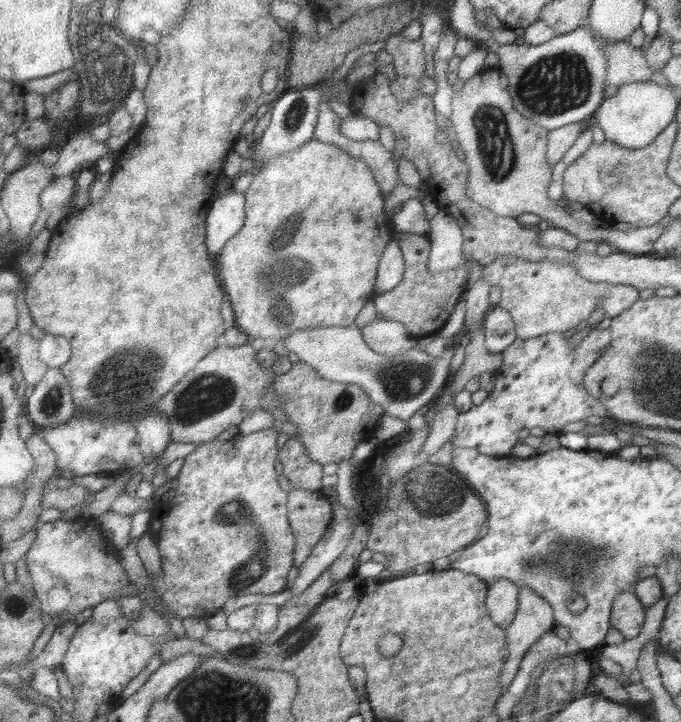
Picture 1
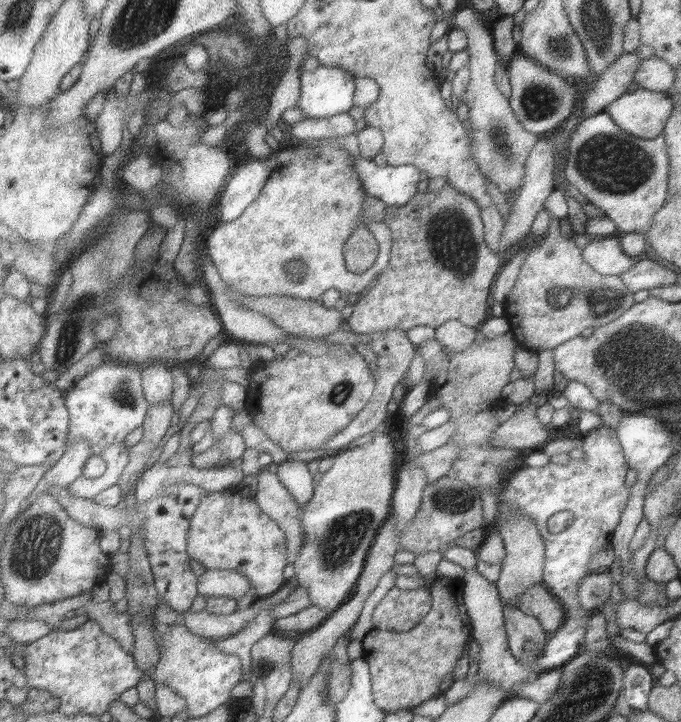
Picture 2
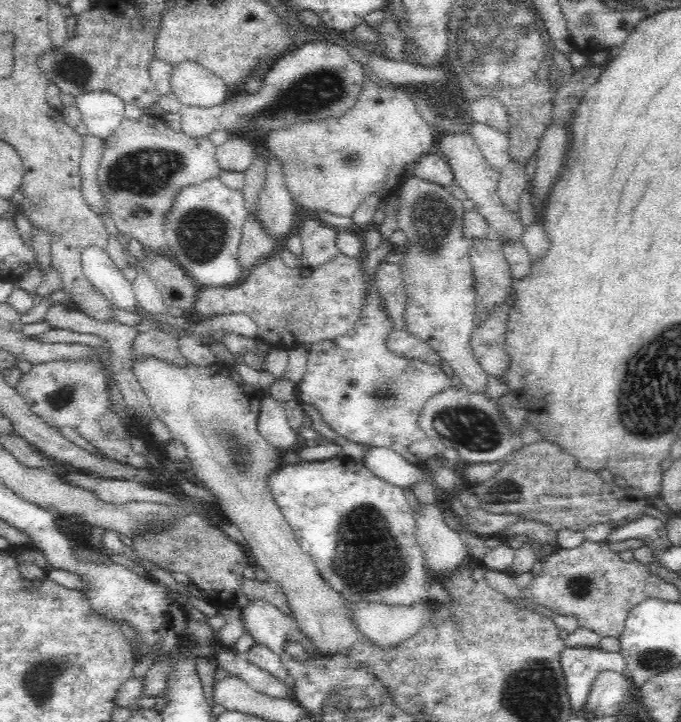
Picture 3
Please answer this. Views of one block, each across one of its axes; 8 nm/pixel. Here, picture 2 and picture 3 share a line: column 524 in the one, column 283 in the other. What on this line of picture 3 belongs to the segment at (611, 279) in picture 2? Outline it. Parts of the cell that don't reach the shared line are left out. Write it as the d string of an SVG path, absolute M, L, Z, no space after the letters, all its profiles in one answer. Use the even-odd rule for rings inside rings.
M338 254L318 268L288 268L280 256L252 268L242 282L228 288L200 288L196 312L204 316L244 314L256 322L258 340L294 350L304 344L346 336L358 326L366 298L366 276L360 258Z

